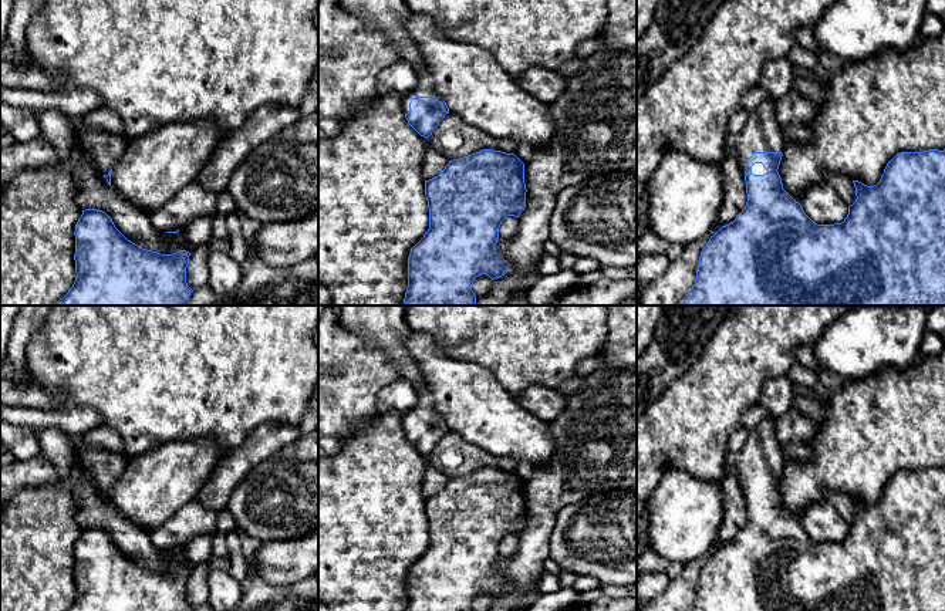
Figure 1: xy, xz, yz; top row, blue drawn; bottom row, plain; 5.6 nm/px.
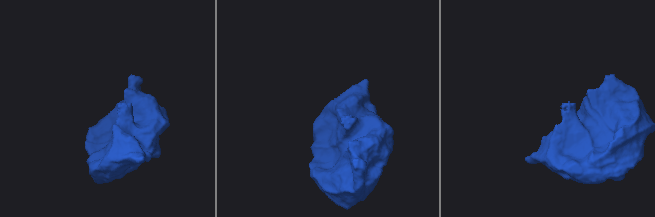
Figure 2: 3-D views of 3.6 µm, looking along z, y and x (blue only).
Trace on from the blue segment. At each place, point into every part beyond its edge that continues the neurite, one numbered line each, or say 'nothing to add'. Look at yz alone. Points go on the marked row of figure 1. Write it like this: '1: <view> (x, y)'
1: yz (762, 132)

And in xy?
1: xy (101, 147)

